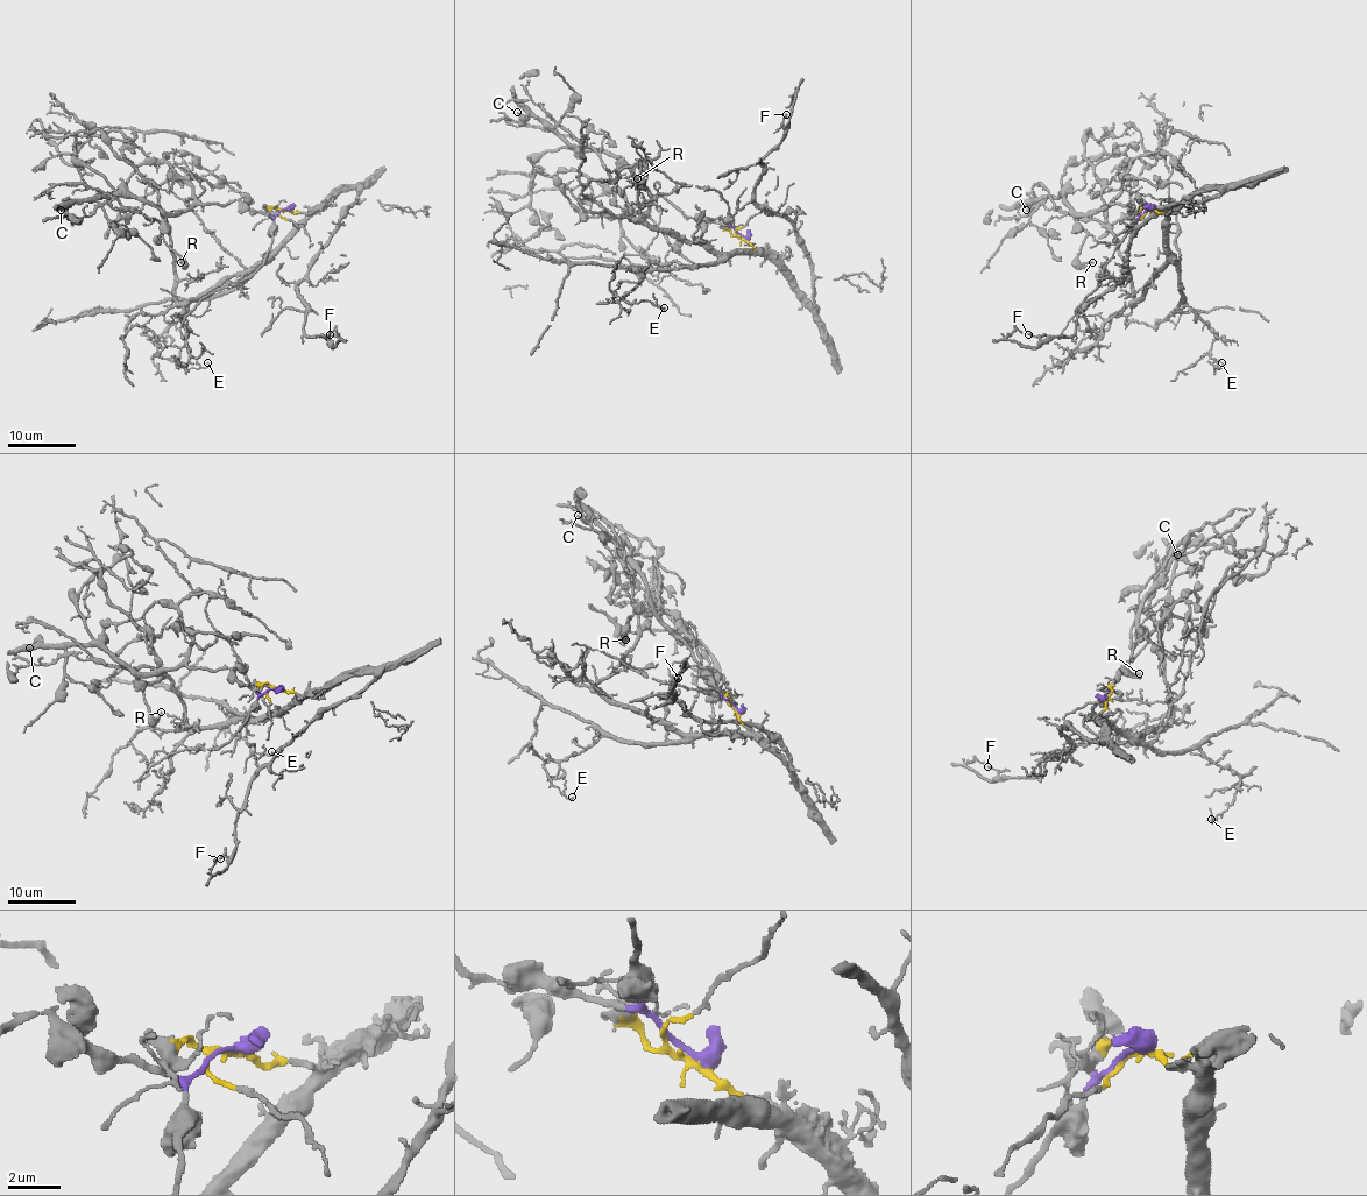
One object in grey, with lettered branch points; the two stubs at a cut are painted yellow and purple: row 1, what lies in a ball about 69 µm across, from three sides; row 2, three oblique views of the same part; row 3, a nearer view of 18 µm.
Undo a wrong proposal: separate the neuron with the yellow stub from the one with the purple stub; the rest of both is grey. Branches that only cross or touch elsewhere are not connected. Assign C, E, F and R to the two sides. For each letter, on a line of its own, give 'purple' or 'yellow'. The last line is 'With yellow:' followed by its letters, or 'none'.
C: purple
E: yellow
F: yellow
R: purple
With yellow: E, F

